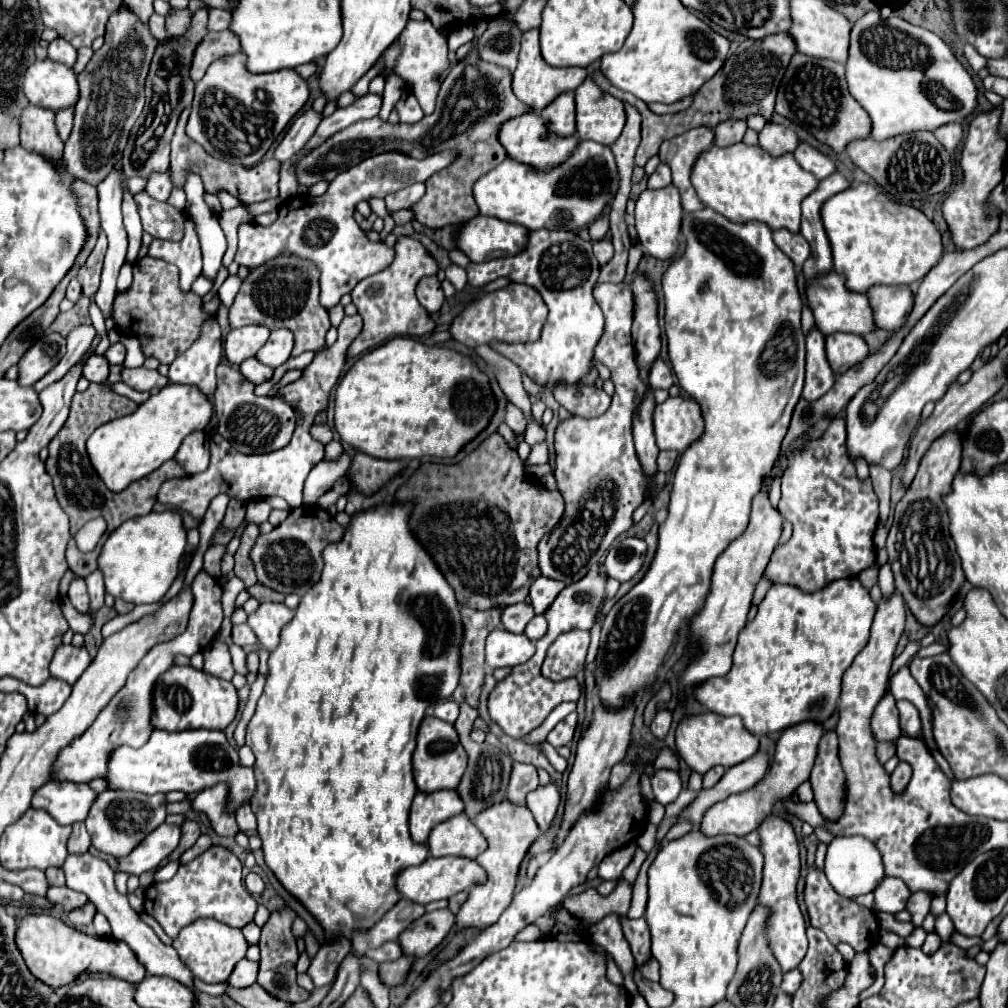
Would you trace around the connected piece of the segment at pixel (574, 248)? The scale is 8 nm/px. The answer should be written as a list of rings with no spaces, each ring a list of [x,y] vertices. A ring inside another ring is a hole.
[[[538,229],[528,233],[526,247],[512,257],[500,257],[486,263],[468,263],[466,267],[468,283],[472,287],[482,287],[496,277],[508,277],[512,283],[524,283],[534,287],[546,307],[548,319],[542,327],[540,339],[534,343],[500,343],[492,341],[490,347],[500,355],[514,361],[528,377],[542,385],[552,385],[558,381],[578,383],[592,365],[592,351],[604,331],[602,309],[592,297],[592,287],[598,281],[600,265],[592,255],[592,243],[582,241],[572,231],[552,231]]]

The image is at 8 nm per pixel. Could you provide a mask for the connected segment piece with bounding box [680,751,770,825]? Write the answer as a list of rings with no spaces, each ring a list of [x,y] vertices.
[[[758,751],[744,763],[738,763],[738,765],[726,769],[726,773],[718,781],[718,785],[712,789],[700,791],[696,801],[688,809],[684,809],[680,813],[680,817],[688,817],[694,825],[698,825],[708,807],[712,807],[718,801],[724,801],[732,793],[742,793],[742,791],[748,791],[750,787],[754,787],[764,777],[764,773],[768,769],[768,761],[770,761],[768,753]]]

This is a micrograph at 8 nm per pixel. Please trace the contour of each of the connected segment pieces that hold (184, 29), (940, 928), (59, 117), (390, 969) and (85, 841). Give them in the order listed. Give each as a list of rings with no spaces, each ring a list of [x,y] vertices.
[[[172,7],[172,11],[166,15],[166,39],[184,37],[190,29],[190,21],[192,21],[190,9]]]
[[[940,913],[940,915],[936,917],[936,933],[938,933],[944,941],[948,941],[948,939],[950,939],[950,935],[954,933],[952,921],[950,921],[950,917],[948,917],[946,913]]]
[[[66,107],[66,109],[56,111],[56,127],[58,127],[62,141],[66,141],[72,131],[72,117],[74,117],[74,107]]]
[[[402,955],[398,961],[392,961],[392,963],[380,963],[378,965],[380,981],[388,987],[402,985],[412,969],[412,963],[414,963],[414,957],[408,957],[408,955]]]
[[[76,823],[72,827],[72,835],[70,835],[70,841],[68,841],[68,851],[74,853],[74,855],[82,855],[90,849],[90,835],[84,827],[84,823]]]

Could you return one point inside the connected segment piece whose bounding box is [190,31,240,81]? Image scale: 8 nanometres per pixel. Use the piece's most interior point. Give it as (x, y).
(215, 45)

